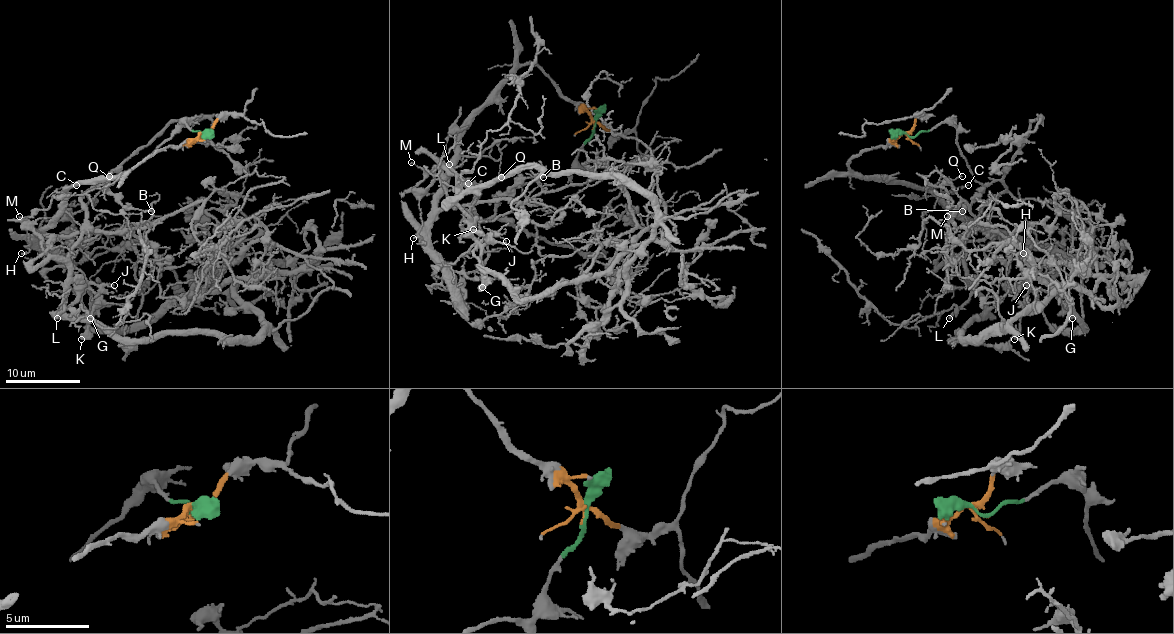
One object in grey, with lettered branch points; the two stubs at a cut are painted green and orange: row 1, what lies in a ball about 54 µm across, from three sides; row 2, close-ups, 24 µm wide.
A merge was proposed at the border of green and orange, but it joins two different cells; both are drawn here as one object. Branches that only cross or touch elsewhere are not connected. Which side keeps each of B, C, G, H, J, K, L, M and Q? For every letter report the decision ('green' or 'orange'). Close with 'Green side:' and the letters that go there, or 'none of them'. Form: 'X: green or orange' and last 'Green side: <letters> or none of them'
B: green
C: orange
G: green
H: orange
J: green
K: green
L: green
M: green
Q: orange
Green side: B, G, J, K, L, M

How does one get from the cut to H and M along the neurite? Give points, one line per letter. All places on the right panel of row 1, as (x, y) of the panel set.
H: (908, 136), (863, 149), (848, 166), (865, 177), (889, 177), (934, 190), (977, 225), (1007, 231), (1024, 253)
M: (908, 136), (949, 123), (971, 175), (1005, 188), (981, 210), (962, 257), (951, 250), (973, 222), (947, 216)

